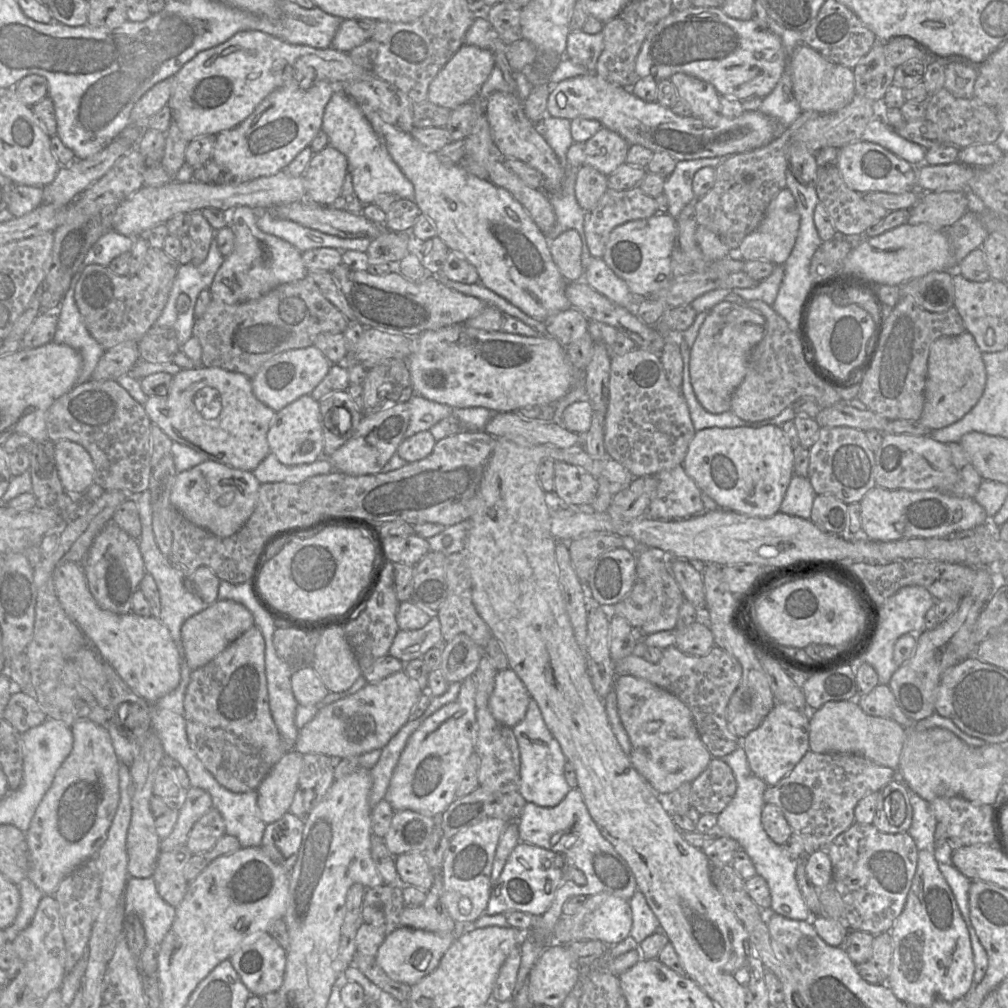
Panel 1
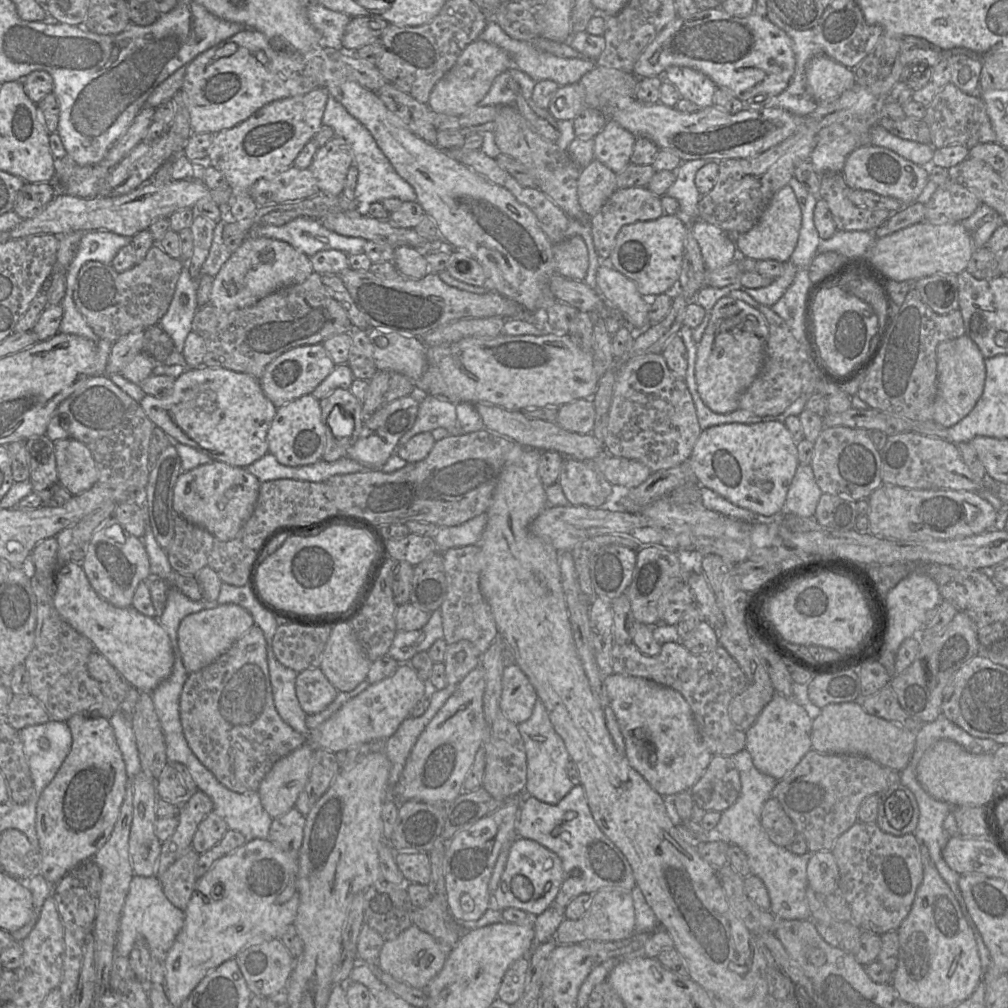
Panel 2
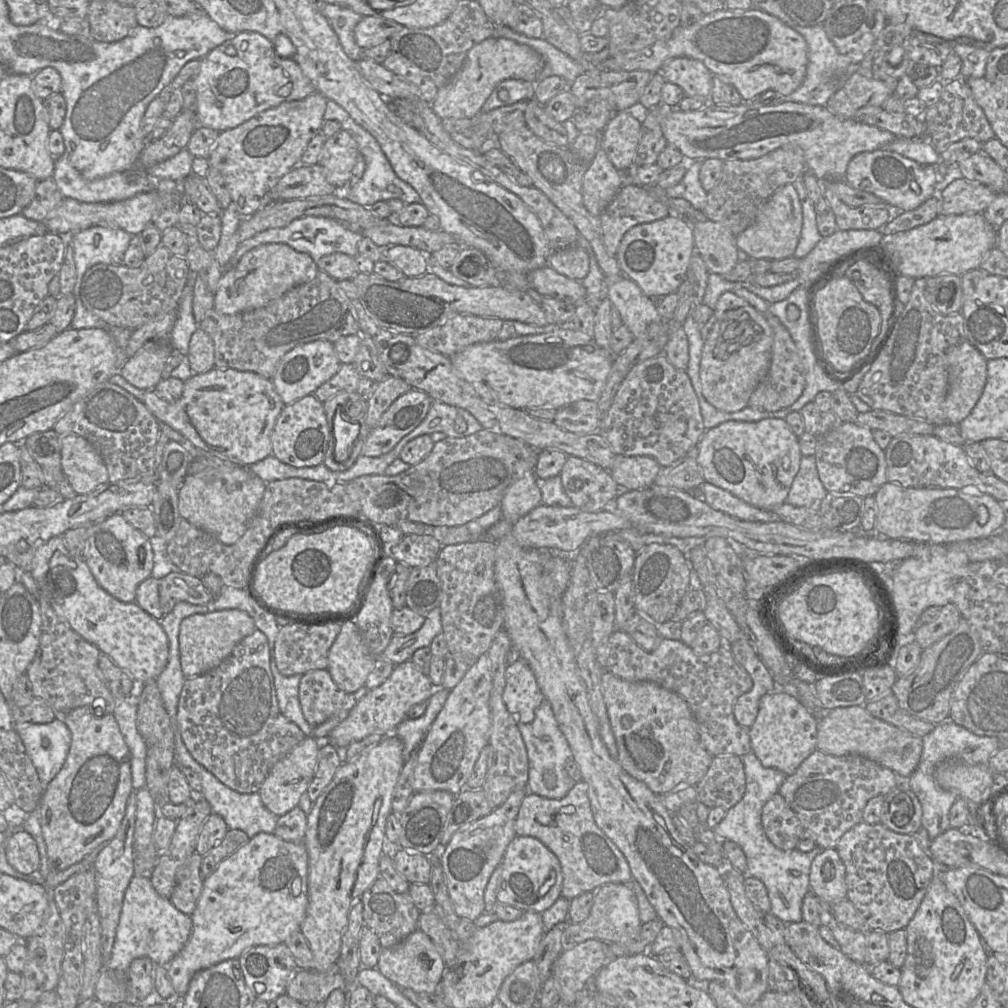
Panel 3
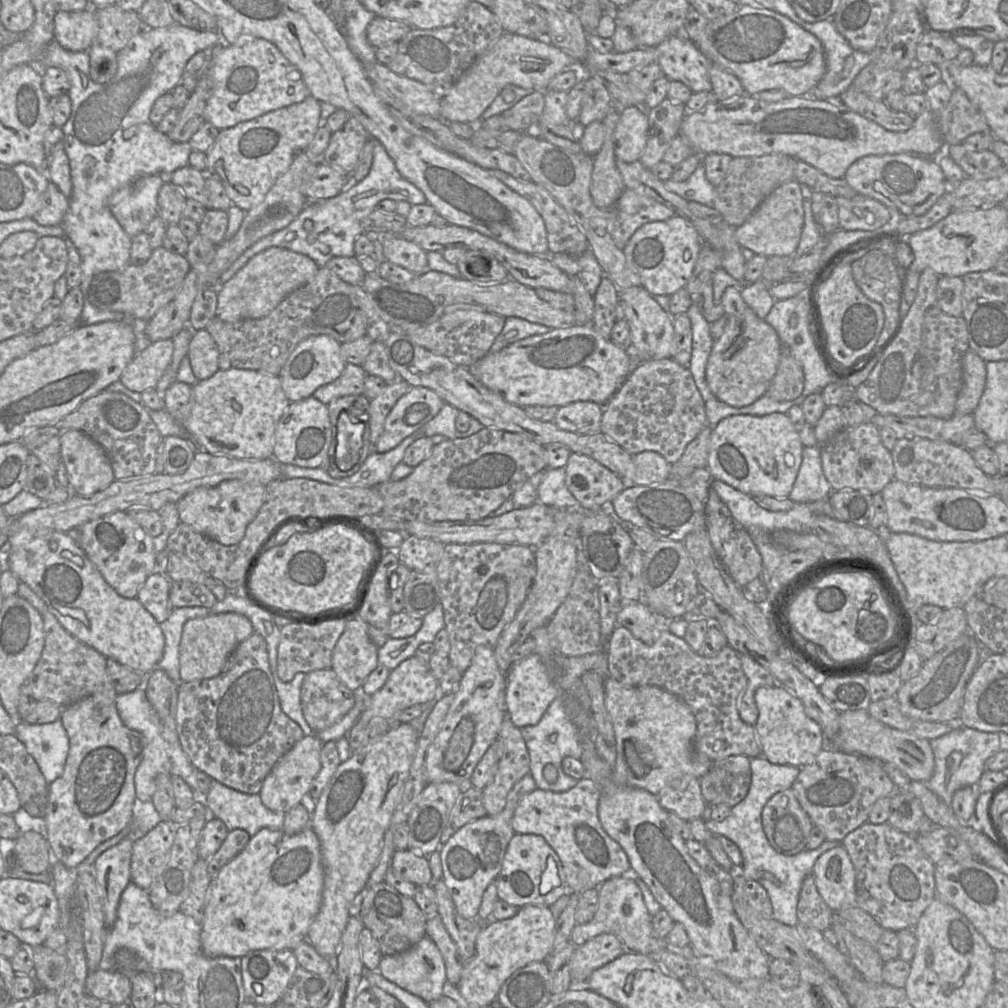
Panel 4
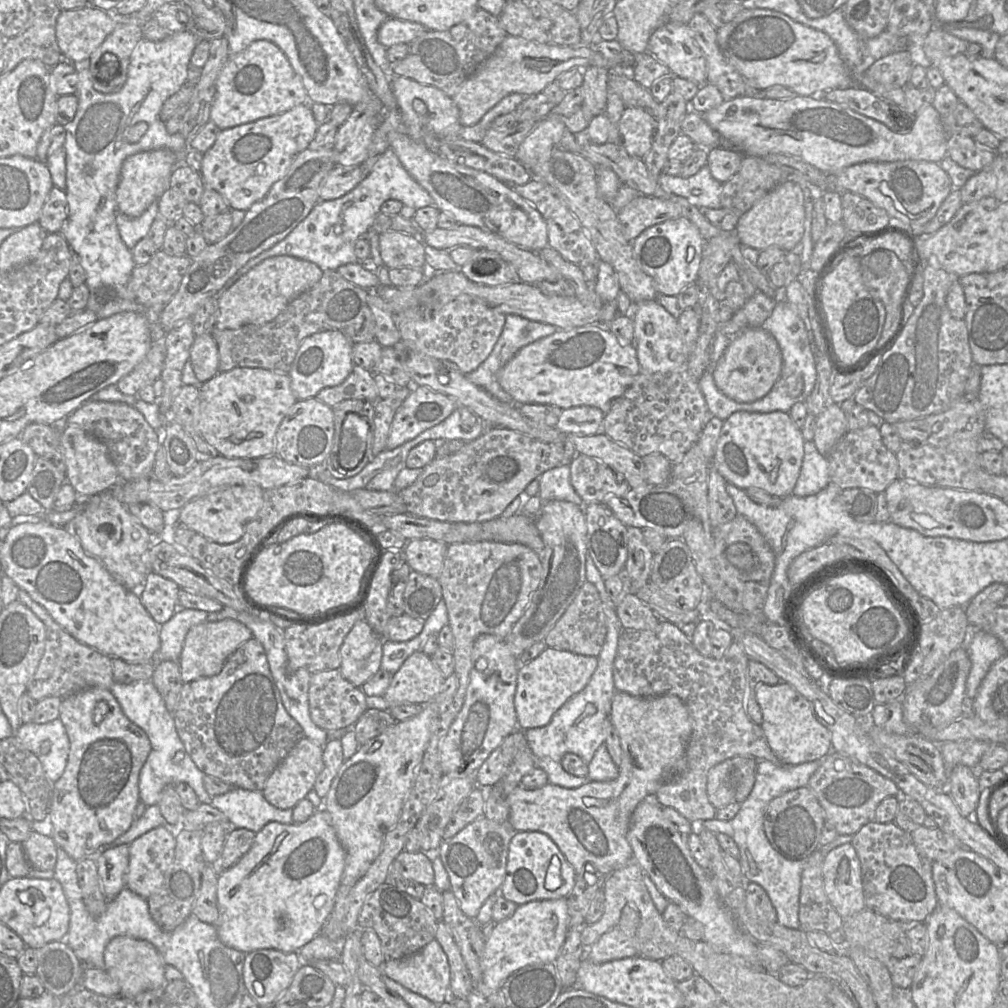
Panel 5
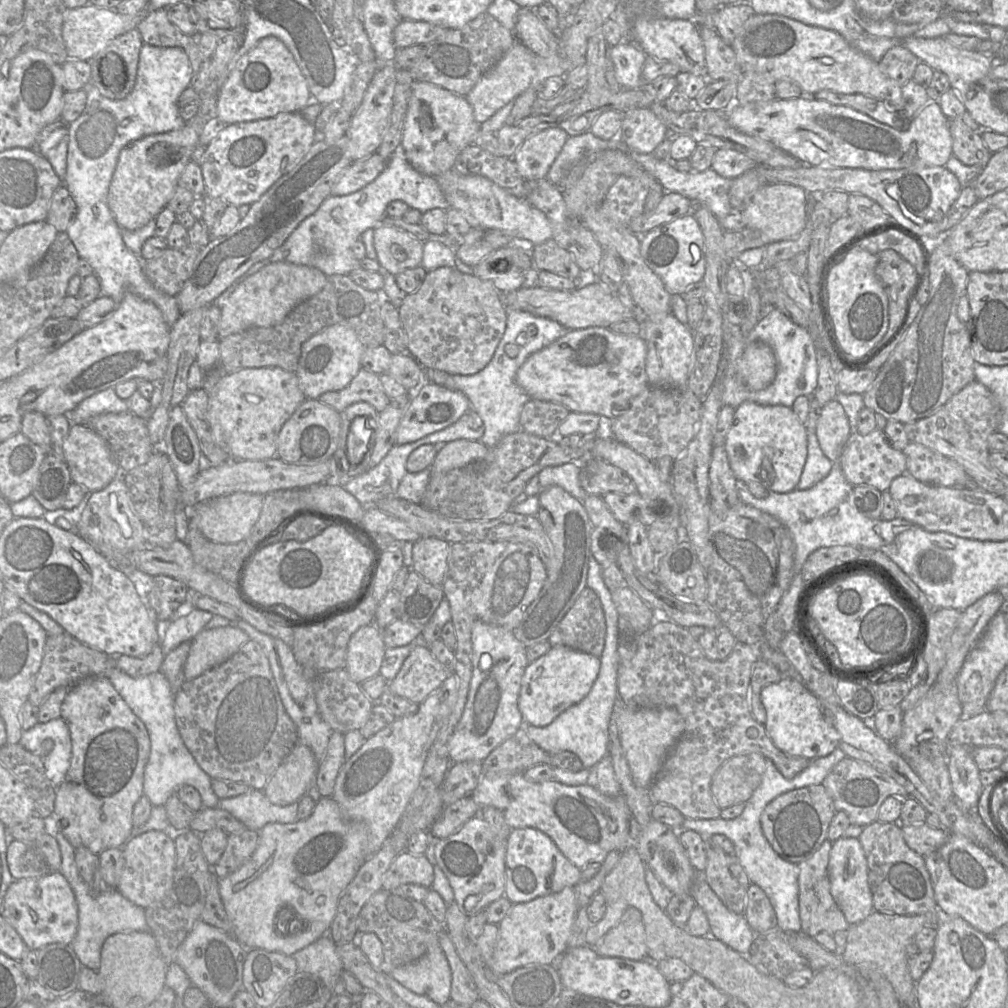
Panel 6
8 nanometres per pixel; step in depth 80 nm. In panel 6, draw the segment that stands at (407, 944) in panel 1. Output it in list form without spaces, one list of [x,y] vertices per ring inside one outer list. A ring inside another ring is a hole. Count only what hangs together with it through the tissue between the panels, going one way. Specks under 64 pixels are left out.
[[[439,944],[431,946],[419,959],[395,968],[390,977],[440,1006],[450,1000],[452,974]]]

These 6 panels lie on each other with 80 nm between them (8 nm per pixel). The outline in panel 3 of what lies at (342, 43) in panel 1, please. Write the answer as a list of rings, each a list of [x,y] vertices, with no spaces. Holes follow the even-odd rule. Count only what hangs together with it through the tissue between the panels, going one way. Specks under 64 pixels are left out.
[[[363,16],[354,29],[354,38],[362,49],[372,48],[390,39],[403,25],[381,16]]]

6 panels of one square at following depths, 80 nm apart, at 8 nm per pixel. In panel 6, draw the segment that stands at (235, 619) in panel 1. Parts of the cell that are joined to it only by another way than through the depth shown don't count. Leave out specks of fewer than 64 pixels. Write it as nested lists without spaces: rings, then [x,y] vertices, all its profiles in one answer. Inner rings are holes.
[[[231,626],[201,630],[191,640],[190,650],[184,665],[185,680],[194,679],[204,672],[221,664],[234,653],[236,653],[241,648],[241,646],[249,640],[249,636],[244,631]]]

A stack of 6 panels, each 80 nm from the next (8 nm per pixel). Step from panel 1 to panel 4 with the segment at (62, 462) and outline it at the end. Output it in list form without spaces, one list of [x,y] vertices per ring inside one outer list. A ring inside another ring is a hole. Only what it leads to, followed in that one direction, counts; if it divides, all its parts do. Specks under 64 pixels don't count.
[[[79,430],[61,431],[60,455],[73,494],[91,496],[115,480],[103,447]]]

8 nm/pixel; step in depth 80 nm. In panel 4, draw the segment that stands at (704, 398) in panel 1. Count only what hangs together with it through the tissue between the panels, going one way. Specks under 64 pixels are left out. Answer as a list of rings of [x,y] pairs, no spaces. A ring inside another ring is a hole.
[[[727,287],[720,303],[727,322],[723,334],[713,343],[705,377],[718,400],[740,408],[752,404],[766,393],[778,368],[782,344],[776,331],[744,302],[737,287]]]

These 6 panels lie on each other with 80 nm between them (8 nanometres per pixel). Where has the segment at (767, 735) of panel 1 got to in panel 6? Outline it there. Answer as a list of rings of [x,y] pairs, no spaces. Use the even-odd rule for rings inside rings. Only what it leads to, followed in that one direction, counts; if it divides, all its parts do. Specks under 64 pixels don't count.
[[[782,675],[779,682],[764,687],[760,697],[766,710],[766,733],[779,750],[791,756],[814,760],[829,755],[839,746],[840,735],[825,720],[819,699],[805,687],[797,675]]]

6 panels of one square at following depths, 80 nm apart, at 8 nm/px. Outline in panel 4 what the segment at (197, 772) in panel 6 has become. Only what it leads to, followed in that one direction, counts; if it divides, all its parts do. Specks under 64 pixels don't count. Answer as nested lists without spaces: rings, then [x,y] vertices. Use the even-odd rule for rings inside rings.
[[[143,687],[132,692],[118,694],[115,706],[122,723],[129,729],[140,734],[143,754],[134,776],[136,800],[139,804],[152,803],[152,796],[156,790],[155,780],[159,774],[178,776],[194,791],[195,802],[205,802],[205,794],[198,790],[197,772],[180,744],[177,730],[172,731],[165,726],[156,710],[149,703]]]

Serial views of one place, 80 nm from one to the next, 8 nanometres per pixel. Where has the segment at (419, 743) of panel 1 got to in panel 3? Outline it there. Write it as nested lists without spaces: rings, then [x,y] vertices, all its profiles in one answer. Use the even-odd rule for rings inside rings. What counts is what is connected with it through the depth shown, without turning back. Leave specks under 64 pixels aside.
[[[482,654],[471,665],[450,693],[420,745],[414,768],[414,793],[429,790],[446,790],[457,795],[465,789],[474,764],[482,749],[489,743],[491,712],[489,697],[492,689],[491,661]]]

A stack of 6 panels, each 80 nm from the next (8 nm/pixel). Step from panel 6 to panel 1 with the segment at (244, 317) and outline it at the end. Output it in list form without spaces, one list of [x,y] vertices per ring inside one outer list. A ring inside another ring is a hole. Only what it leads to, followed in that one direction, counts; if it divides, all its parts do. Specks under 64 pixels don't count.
[[[238,206],[234,209],[234,211],[232,213],[232,220],[230,221],[230,223],[228,225],[231,227],[231,229],[235,235],[234,248],[233,248],[232,252],[228,256],[225,257],[224,262],[222,263],[222,265],[218,269],[218,271],[216,272],[213,282],[210,286],[209,290],[211,293],[211,297],[214,300],[220,300],[226,304],[236,304],[236,303],[241,303],[241,302],[245,302],[248,300],[257,299],[260,296],[268,293],[272,289],[276,288],[279,285],[295,282],[295,281],[305,278],[309,272],[309,270],[304,265],[304,262],[302,259],[302,253],[296,247],[294,247],[292,244],[290,244],[286,240],[276,237],[271,234],[267,234],[258,228],[258,225],[256,222],[256,211],[269,211],[269,210],[254,210],[248,206]]]

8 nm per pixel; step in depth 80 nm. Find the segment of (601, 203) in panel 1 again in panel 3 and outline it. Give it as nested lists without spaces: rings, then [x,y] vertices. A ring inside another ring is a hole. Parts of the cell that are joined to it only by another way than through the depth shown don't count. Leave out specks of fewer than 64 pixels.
[[[625,182],[613,200],[599,216],[603,233],[603,242],[607,252],[615,256],[625,233],[632,227],[650,223],[669,216],[670,209],[649,193],[646,187]]]

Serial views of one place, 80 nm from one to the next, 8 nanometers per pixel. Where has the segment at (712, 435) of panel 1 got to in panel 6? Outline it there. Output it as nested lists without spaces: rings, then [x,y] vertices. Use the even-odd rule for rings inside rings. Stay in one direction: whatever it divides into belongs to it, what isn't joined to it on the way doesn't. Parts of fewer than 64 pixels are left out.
[[[744,401],[735,408],[724,447],[739,481],[755,481],[767,491],[788,493],[796,489],[806,462],[807,430],[792,407]]]

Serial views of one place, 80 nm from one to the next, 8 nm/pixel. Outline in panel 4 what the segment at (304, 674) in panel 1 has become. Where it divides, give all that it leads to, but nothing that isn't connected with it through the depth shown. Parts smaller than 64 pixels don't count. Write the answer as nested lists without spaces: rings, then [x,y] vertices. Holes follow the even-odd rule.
[[[331,668],[305,674],[301,686],[301,708],[310,727],[319,732],[340,721],[356,702],[355,691],[349,689]]]

